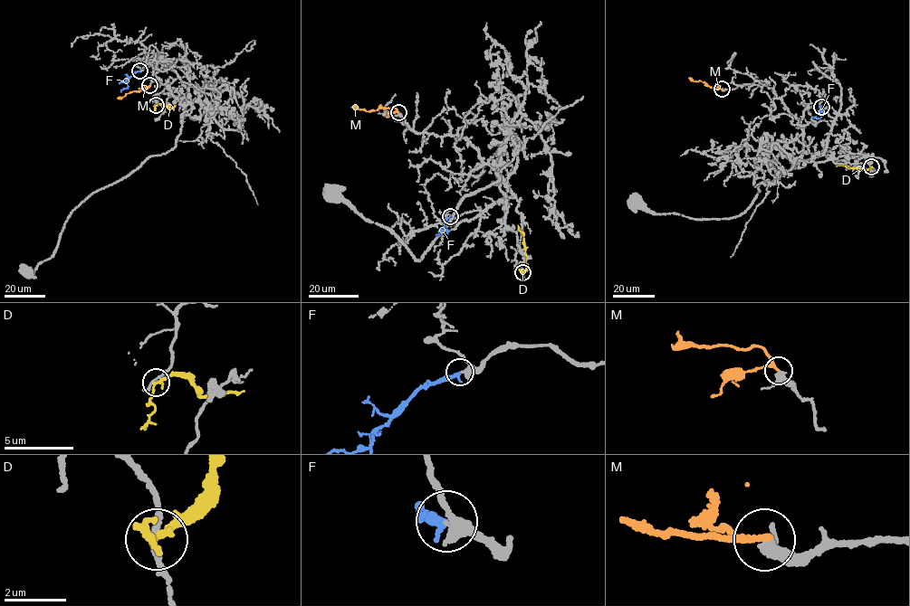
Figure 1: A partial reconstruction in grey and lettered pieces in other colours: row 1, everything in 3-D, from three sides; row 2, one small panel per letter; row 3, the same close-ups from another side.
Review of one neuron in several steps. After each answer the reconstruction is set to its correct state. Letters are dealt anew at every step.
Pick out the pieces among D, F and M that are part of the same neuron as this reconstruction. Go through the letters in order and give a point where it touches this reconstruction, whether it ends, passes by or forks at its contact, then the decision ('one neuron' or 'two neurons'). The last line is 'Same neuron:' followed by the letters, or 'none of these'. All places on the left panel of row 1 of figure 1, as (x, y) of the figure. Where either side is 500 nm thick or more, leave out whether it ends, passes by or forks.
D: (156, 105) | it passes by | two neurons
F: (139, 71) | it ends | one neuron
M: (149, 85) | it passes by | two neurons
Same neuron: F

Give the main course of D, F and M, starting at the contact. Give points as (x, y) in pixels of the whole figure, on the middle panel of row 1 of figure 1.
D: (522, 272), (527, 269), (526, 252), (523, 235), (518, 225)
F: (450, 216), (445, 221), (446, 232), (447, 230), (438, 231)
M: (398, 112), (395, 108), (368, 111), (351, 107)

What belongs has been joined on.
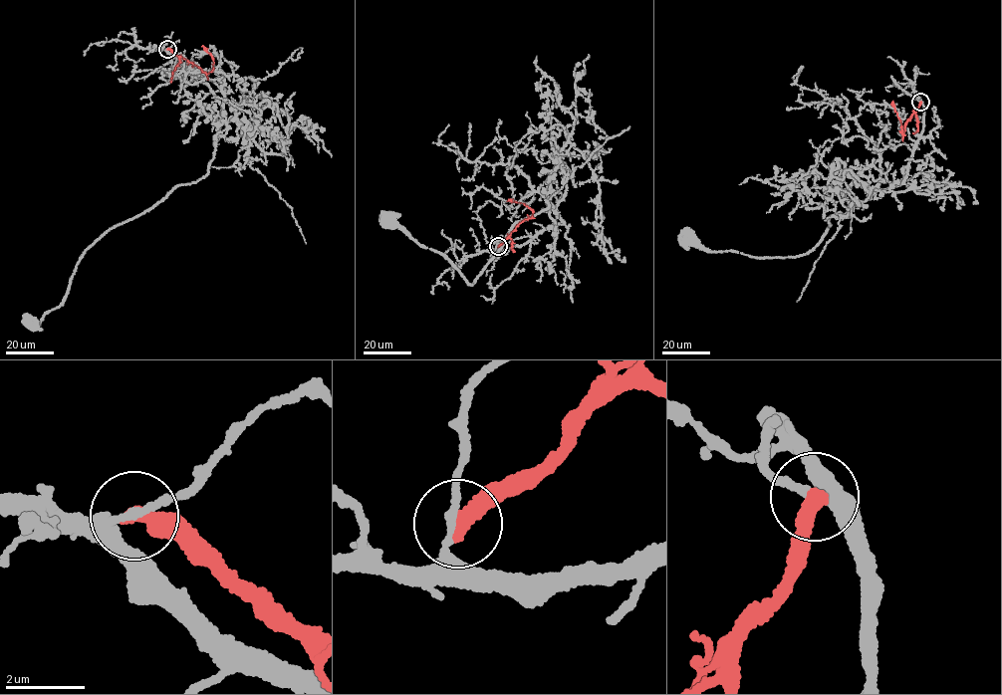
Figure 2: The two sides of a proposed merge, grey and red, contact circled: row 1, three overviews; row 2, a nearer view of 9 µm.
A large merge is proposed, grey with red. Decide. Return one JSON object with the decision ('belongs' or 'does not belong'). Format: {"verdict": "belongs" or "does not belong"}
{"verdict": "does not belong"}

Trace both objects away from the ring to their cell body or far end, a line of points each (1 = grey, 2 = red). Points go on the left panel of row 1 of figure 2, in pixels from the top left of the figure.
1: (167, 48), (209, 87), (221, 107), (208, 173), (176, 186), (101, 234), (79, 261), (60, 305), (30, 325)
2: (167, 48), (207, 74), (213, 71), (213, 58), (201, 46)

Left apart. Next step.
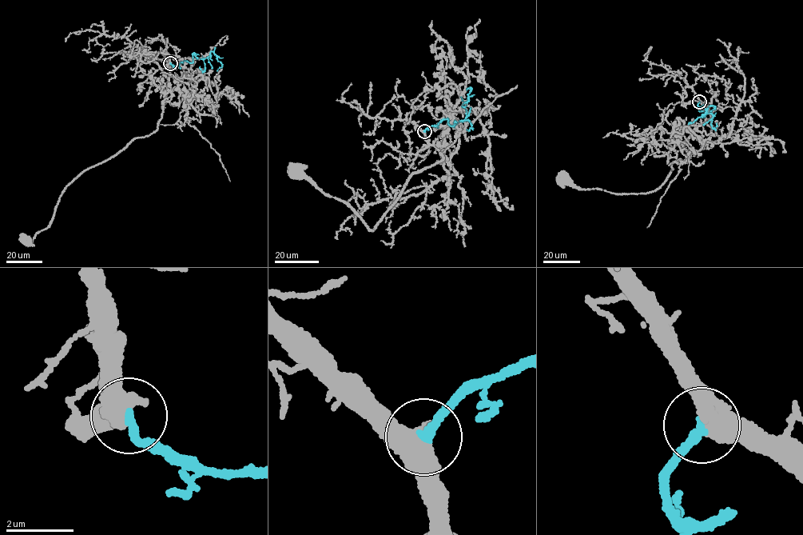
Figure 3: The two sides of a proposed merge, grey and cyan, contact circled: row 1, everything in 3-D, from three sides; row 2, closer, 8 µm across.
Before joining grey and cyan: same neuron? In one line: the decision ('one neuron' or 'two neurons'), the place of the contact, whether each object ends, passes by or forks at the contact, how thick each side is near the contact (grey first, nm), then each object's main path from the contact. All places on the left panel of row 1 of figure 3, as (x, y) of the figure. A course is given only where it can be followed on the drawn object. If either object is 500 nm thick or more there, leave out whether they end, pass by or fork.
one neuron; at (170, 63); grey passes by; cyan ends there; 480 nm thick on the grey side, 280 nm on the other; grey runs (170, 62), (157, 129), (134, 138), (78, 174), (60, 197), (47, 227), (25, 241); cyan runs (170, 62), (175, 65), (184, 61), (192, 62), (192, 53), (204, 58), (212, 51), (222, 64), (216, 70)

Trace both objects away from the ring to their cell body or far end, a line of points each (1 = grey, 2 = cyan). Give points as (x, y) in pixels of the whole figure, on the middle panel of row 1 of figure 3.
1: (424, 131), (448, 162), (440, 153), (436, 163), (411, 173), (373, 231), (347, 204), (295, 169)
2: (424, 131), (443, 119), (447, 118), (451, 125), (465, 120), (467, 112), (462, 105), (471, 89), (467, 90)

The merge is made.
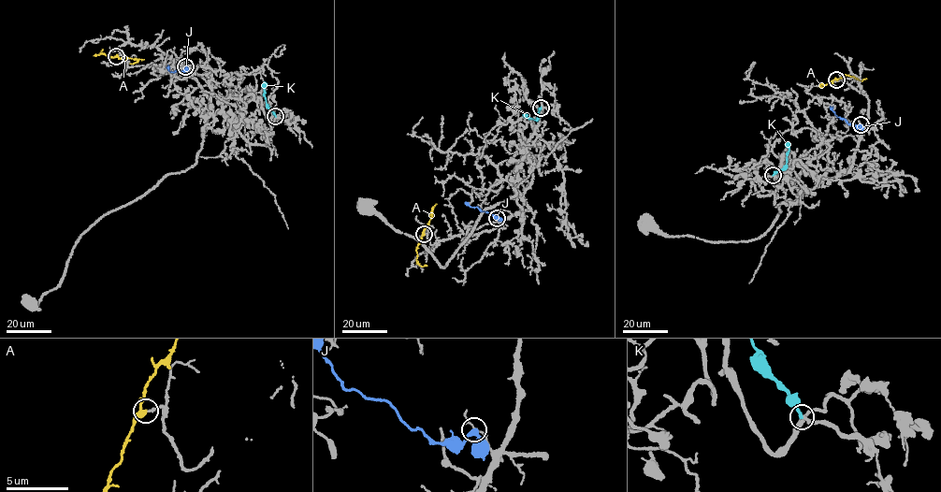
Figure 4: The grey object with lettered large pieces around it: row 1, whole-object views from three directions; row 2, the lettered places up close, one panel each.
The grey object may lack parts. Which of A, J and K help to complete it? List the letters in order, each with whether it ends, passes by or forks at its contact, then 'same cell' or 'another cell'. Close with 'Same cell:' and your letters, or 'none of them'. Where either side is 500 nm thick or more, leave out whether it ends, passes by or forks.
A: it passes by | same cell
J: it passes by | another cell
K: it ends | another cell
Same cell: A

